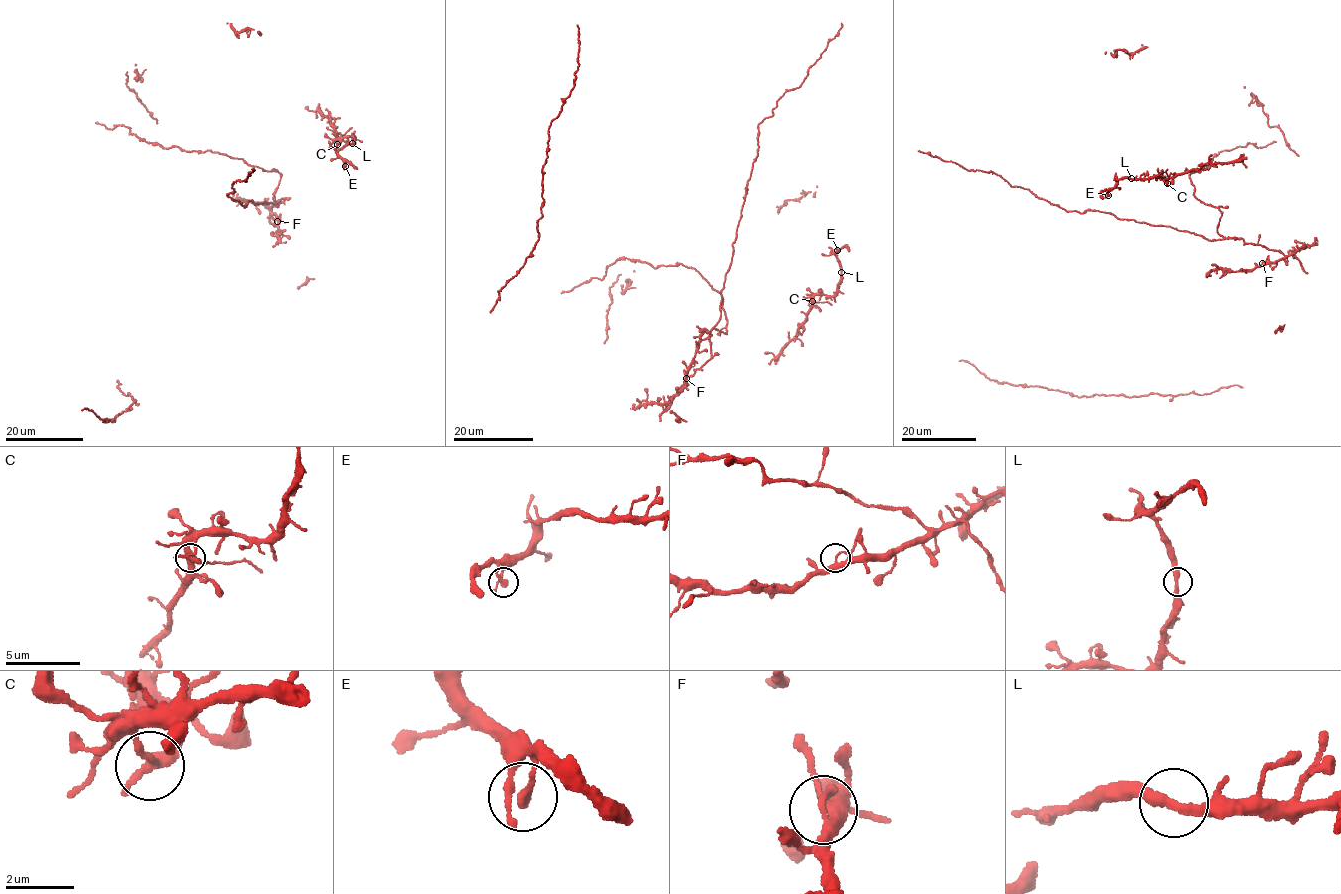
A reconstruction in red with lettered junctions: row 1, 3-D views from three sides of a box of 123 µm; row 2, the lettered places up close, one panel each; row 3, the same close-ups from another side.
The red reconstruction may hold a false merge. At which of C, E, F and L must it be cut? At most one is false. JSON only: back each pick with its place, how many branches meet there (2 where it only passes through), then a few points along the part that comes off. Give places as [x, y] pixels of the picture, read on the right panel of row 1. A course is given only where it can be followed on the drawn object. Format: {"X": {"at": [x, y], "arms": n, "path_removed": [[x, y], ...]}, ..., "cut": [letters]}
{"C": {"at": [1167, 183], "arms": 2, "path_removed": [[1167, 183], [1167, 169]]}, "cut": ["C"]}

